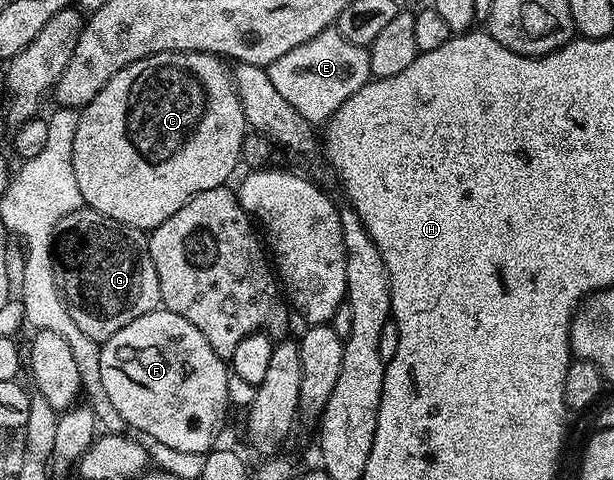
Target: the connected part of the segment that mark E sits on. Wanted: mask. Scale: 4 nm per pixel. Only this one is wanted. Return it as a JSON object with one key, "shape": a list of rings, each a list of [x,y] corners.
{"shape":[[[335,29],[319,33],[311,37],[311,41],[303,41],[303,45],[295,45],[291,53],[283,53],[283,57],[279,57],[279,61],[272,63],[267,70],[271,77],[271,85],[275,85],[278,93],[287,100],[287,105],[299,109],[306,121],[314,125],[328,121],[339,109],[339,105],[343,105],[347,97],[354,95],[371,78],[368,50],[359,45],[351,45],[351,41],[347,41],[347,37],[343,37]]]}

